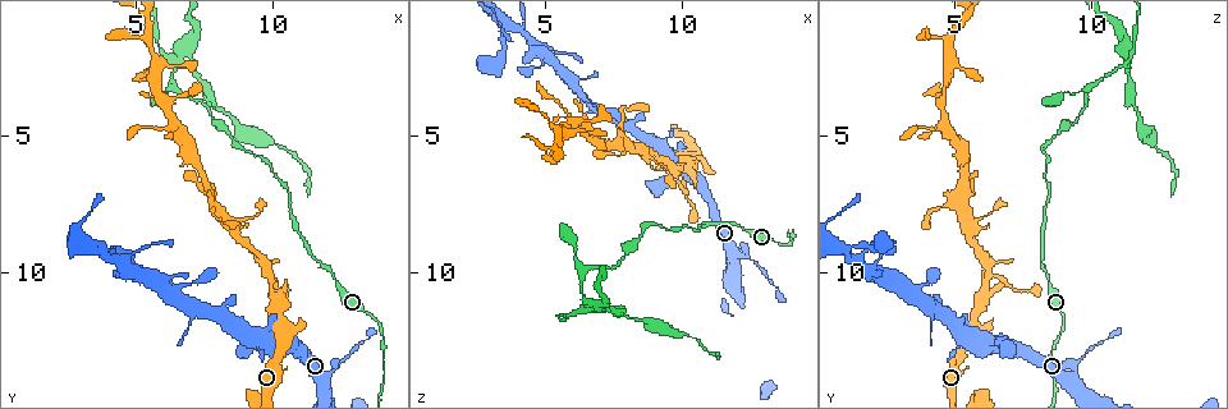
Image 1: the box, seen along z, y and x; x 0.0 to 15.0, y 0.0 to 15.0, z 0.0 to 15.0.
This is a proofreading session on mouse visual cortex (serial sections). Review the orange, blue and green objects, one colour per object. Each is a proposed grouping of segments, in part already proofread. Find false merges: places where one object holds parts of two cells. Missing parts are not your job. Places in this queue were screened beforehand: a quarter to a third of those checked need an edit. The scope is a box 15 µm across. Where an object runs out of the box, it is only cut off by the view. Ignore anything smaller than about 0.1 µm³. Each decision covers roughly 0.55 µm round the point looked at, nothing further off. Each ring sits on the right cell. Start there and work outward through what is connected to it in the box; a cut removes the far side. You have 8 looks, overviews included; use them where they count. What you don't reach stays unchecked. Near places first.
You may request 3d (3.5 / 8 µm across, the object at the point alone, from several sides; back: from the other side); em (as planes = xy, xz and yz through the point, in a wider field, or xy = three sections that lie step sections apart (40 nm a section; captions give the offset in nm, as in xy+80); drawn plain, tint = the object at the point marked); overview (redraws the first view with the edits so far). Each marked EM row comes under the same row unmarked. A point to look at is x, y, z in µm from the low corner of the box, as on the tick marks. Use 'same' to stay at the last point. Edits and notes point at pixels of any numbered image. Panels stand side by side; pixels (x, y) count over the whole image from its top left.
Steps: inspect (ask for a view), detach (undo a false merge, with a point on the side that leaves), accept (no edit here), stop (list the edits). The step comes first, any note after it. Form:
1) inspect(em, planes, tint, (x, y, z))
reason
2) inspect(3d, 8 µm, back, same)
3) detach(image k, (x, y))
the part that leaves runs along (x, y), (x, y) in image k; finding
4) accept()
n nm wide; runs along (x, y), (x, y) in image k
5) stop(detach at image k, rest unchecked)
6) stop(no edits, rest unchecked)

inspect(3d, 3.5 µm, (12.2, 13.6, 9.4))
thick turns thin

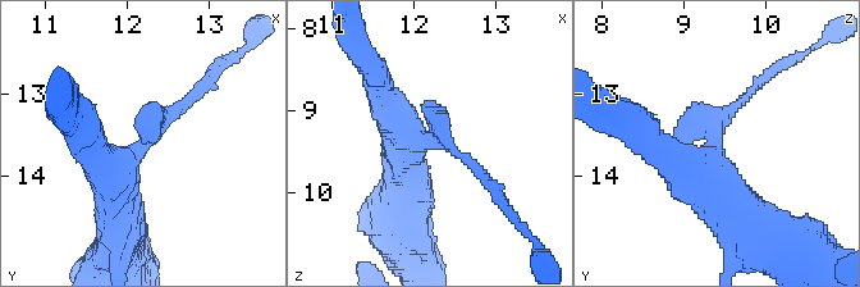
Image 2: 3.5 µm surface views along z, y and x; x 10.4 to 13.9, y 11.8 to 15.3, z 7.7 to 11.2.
inspect(em, xy, step 1, tint, (12.25, 13.60, 9.40))

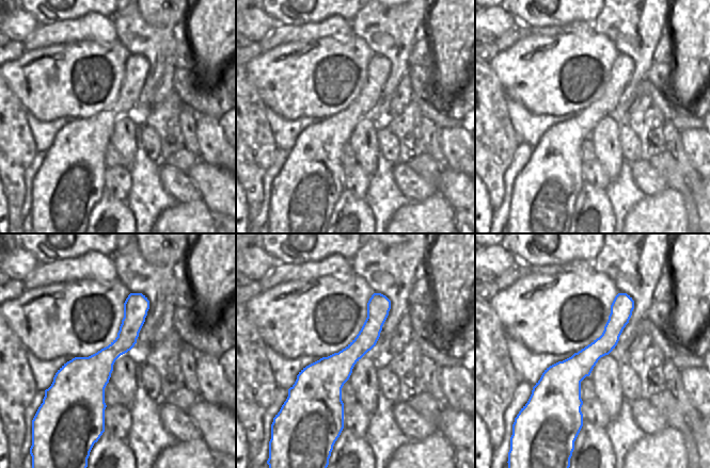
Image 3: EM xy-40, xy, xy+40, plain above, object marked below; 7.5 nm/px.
accept()
continuous, no second cell

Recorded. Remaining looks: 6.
inspect(3d, 3.5 µm, (12.3, 10.3, 8.5))

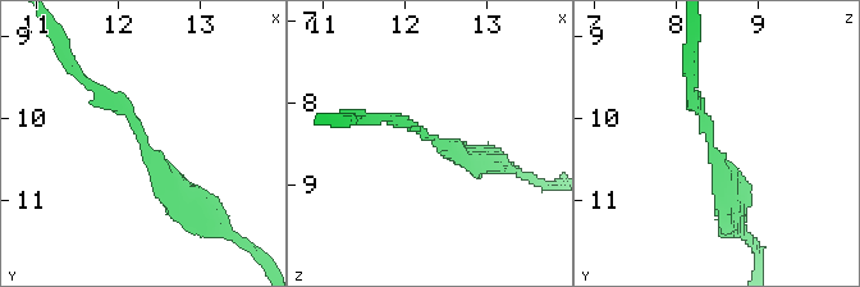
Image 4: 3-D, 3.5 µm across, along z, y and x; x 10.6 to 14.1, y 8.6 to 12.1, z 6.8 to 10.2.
inspect(em, xy, step 5, tint, (12.25, 10.25, 8.40))
arms of 150, 250 nm; shape alone is not enough

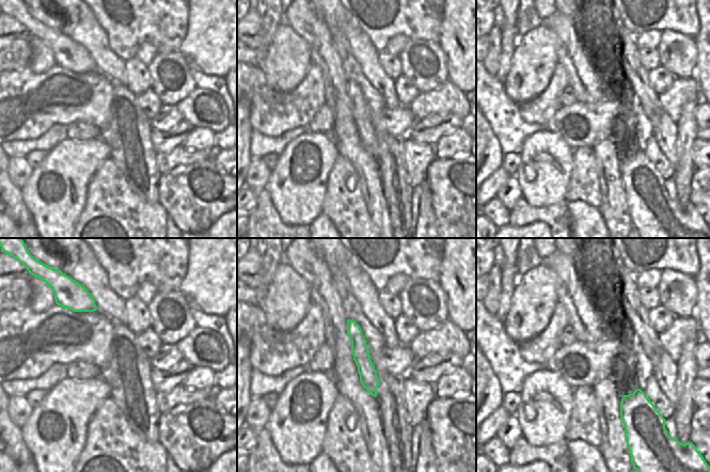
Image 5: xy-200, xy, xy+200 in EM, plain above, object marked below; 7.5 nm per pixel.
accept()
runs along (191, 205), (151, 163), (140, 127), (85, 80) in image 4; one cell here

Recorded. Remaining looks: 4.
inspect(3d, 3.5 µm, (10.1, 10.4, 6.1))
narrows sharply

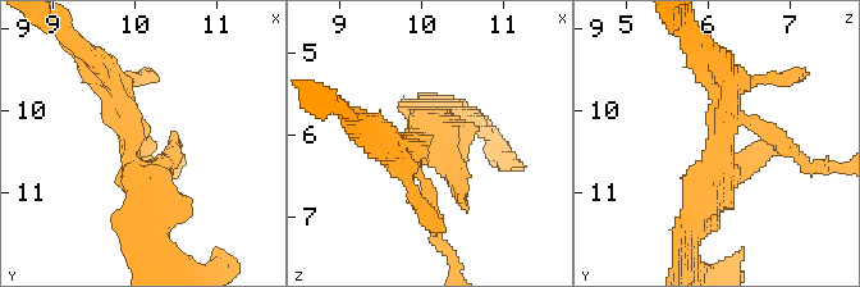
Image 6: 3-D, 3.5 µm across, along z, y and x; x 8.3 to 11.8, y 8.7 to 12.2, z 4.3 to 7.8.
inspect(em, xy, step 2, tint, (10.00, 10.45, 6.15))
now the EM

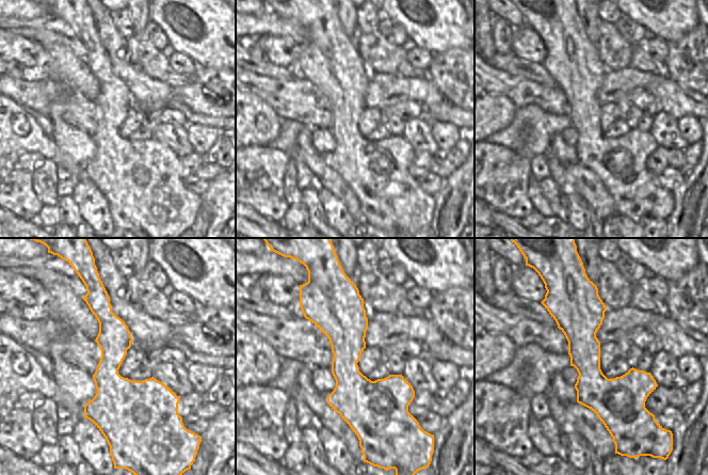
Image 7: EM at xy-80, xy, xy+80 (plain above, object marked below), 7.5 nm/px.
inspect(em, xy, step 1, tint, same)
another direction

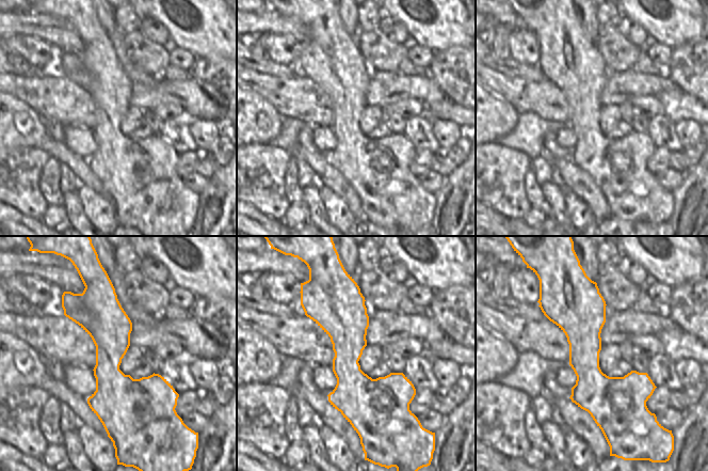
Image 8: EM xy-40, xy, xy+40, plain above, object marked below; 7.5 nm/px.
accept()
all the same cell

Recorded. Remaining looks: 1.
stop(no edits, rest unchecked)

